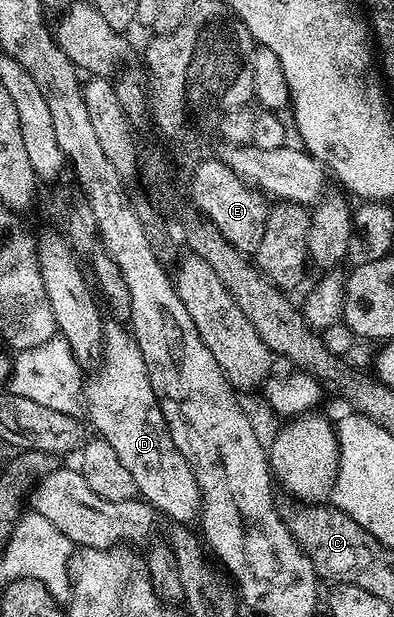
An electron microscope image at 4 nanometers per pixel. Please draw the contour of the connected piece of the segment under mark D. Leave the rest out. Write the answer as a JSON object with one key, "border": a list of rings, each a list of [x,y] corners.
{"border":[[[111,321],[103,328],[103,354],[98,367],[94,368],[92,377],[85,387],[85,415],[90,426],[96,427],[98,438],[113,445],[113,453],[121,460],[121,465],[129,469],[135,482],[135,490],[146,499],[160,516],[168,515],[175,523],[191,523],[200,518],[201,500],[197,477],[193,477],[193,469],[185,457],[173,445],[173,437],[167,428],[165,417],[161,413],[161,405],[153,393],[153,385],[149,381],[149,369],[143,360],[141,349],[137,345],[134,334],[122,322]]]}

